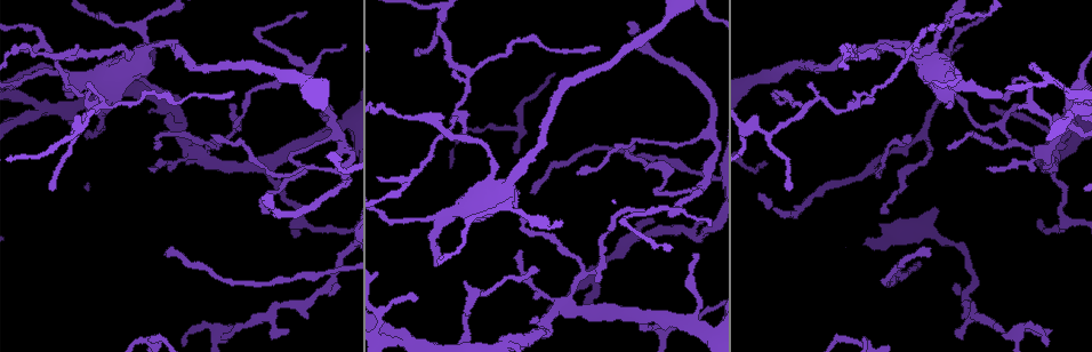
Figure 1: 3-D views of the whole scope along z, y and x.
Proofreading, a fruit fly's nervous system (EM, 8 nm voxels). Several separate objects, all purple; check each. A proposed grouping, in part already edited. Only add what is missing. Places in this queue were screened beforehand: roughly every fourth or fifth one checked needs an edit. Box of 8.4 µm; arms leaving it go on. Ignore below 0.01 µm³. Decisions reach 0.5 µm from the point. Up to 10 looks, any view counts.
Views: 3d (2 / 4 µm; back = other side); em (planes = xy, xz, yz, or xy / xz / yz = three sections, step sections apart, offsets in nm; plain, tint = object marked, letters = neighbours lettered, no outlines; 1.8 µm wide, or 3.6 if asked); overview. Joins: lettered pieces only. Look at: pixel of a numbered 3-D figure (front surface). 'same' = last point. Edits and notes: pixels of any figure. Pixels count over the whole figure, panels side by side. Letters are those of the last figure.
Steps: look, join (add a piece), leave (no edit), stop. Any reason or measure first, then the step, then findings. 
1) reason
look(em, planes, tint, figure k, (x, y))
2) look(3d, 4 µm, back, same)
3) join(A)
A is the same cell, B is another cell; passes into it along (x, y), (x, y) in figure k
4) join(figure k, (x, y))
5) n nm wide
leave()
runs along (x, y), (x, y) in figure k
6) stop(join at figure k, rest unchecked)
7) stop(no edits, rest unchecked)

look(em, 3.6 µm, xz, step 16, tint, figure 1, (532, 191))

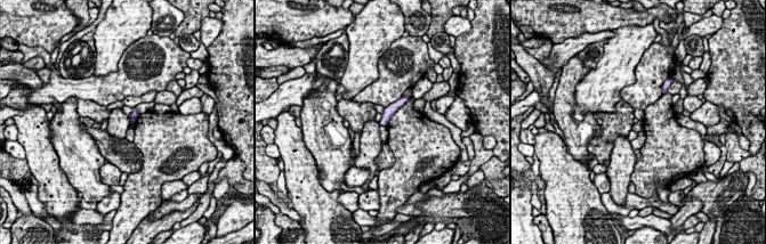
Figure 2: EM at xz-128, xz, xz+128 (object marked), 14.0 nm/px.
cut it another way
look(em, 3.6 µm, planes, letters, same)

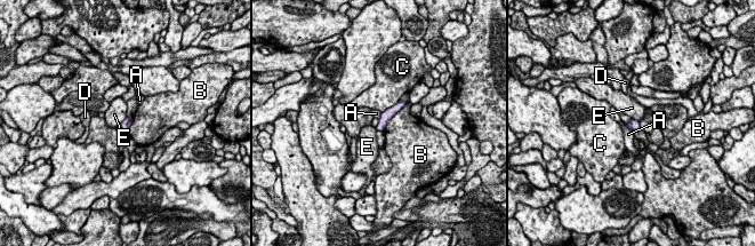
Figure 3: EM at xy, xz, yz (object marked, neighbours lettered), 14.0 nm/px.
leave()
A, B, C, D and E are other cells; runs along (401, 102), (383, 120), (379, 127) in figure 3; no lettered piece goes on from it

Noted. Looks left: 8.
end of a long branch
look(em, xz, step 4, tint, figure 1, (886, 213))

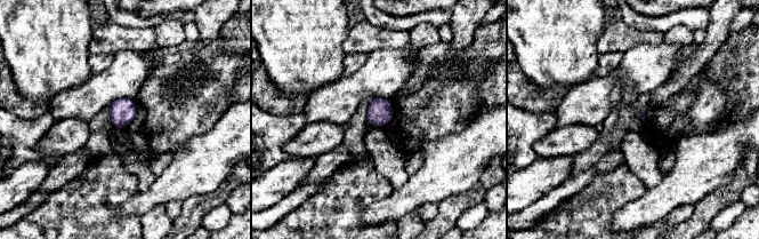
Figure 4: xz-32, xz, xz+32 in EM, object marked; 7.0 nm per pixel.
look(em, xz, step 4, letters, same)

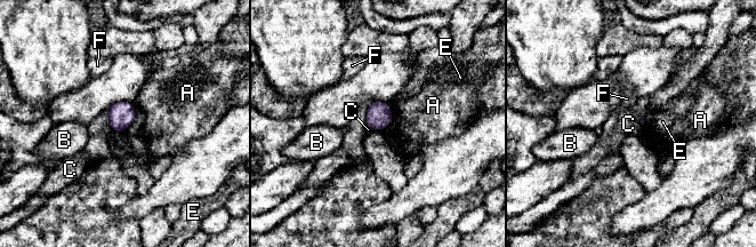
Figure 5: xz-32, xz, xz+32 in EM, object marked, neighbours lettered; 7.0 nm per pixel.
leave()
A, B, C, E and F are other cells; border along (366, 124), (380, 130) in figure 5; none of them fits

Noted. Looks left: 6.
thin end
look(em, yz, step 8, letters, figure 1, (911, 135))

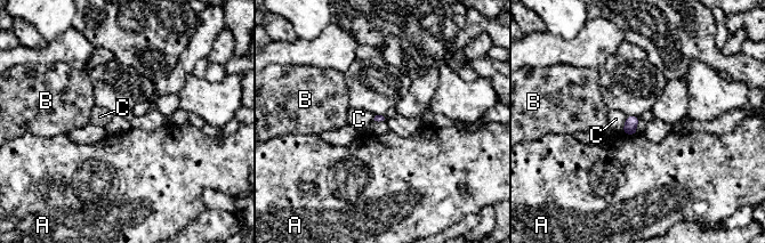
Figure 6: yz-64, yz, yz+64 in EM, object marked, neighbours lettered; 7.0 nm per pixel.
another direction
look(em, planes, letters, same)

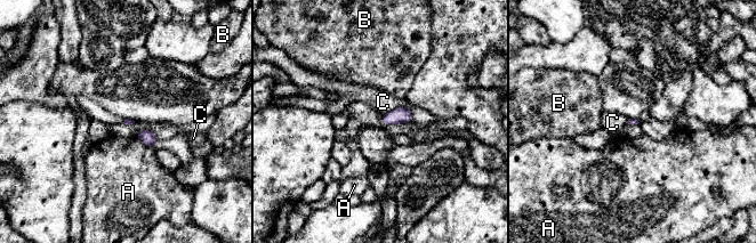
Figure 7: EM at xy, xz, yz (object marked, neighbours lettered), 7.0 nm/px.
leave()
A, B and C are other cells; border along (383, 114), (408, 107), (412, 120) in figure 7; none of them fits

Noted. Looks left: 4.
branch stops here
look(3d, 4 µm, back, figure 1, (267, 194))

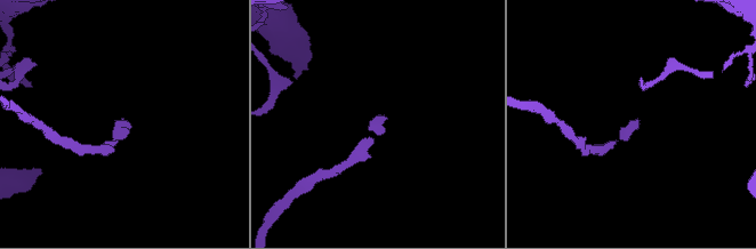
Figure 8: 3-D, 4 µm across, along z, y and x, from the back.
look(em, planes, letters, figure 8, (376, 115))

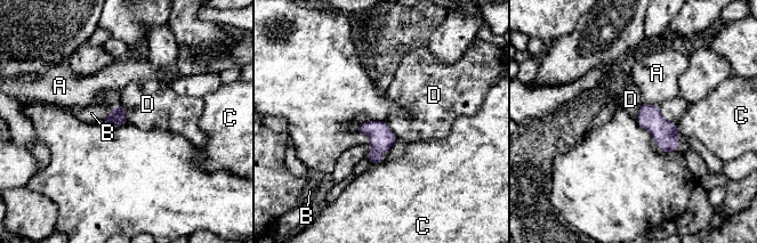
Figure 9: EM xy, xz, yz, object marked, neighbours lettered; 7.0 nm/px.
join(B)
B is the same cell, A, C and D are other cells; passes into it along (118, 116), (111, 113), (91, 113) in figure 9; the neuron continues

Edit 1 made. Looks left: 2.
stop(join at figure 9, rest unchecked)

